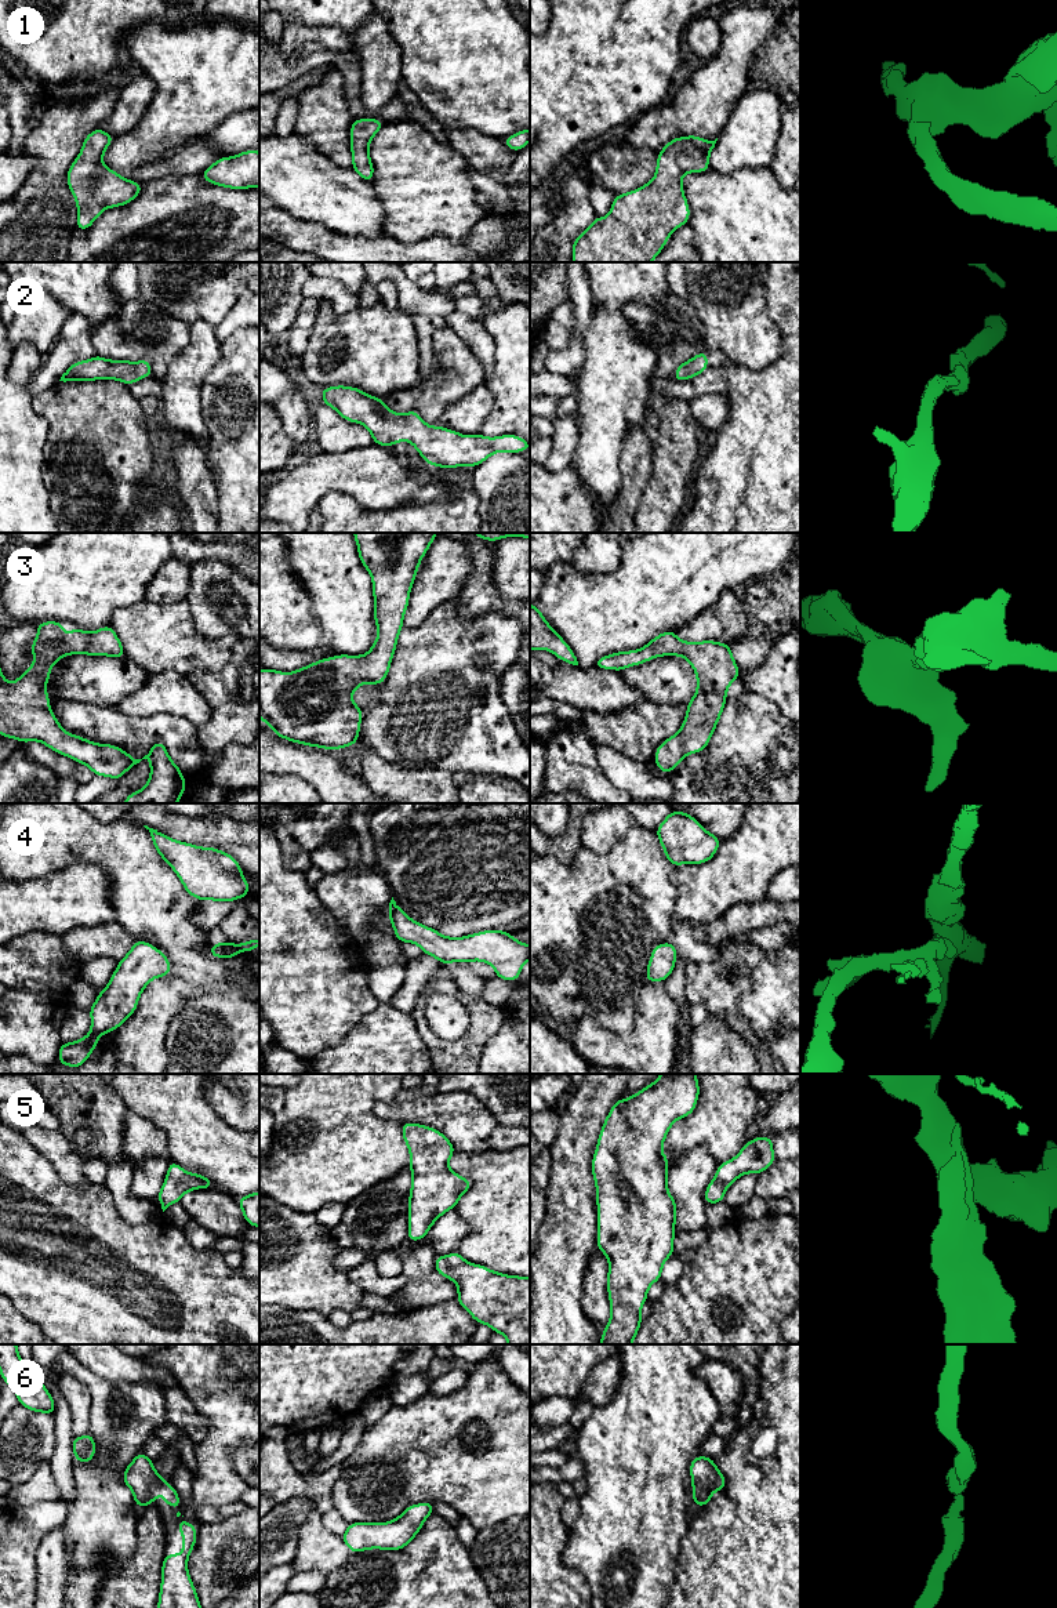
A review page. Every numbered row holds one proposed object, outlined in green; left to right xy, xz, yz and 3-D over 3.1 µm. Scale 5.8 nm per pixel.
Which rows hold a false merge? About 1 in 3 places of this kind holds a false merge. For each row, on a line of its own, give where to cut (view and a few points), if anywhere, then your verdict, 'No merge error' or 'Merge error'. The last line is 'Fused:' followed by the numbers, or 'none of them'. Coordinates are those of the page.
1: No split. No merge error
2: No split. No merge error
3: No split. No merge error
4: No split. No merge error
5: No split. No merge error
6: No split. No merge error
Fused: none of them

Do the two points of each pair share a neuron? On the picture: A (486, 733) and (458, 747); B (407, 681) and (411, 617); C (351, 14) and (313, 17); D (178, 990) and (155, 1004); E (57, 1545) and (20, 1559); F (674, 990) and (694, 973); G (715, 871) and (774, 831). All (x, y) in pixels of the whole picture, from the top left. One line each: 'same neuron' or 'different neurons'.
A: same neuron
B: different neurons
C: same neuron
D: same neuron
E: different neurons
F: different neurons
G: same neuron

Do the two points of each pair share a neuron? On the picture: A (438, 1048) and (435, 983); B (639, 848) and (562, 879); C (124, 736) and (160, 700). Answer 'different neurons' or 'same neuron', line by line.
A: same neuron
B: same neuron
C: different neurons

